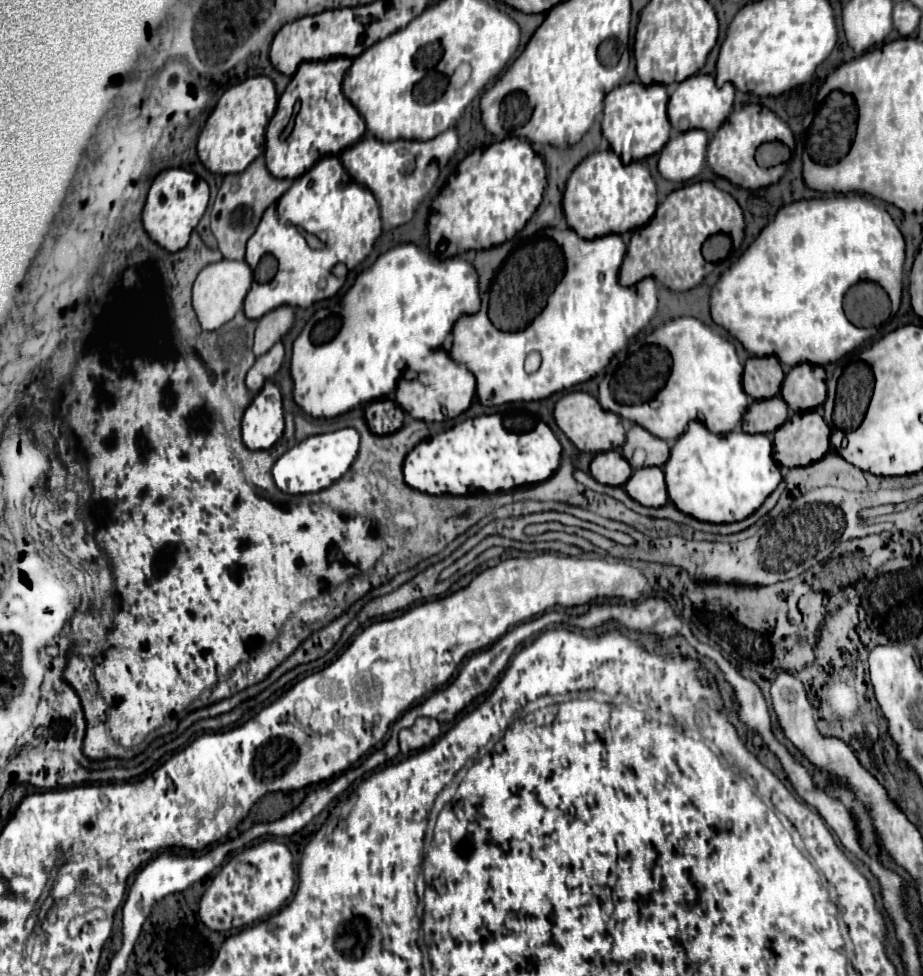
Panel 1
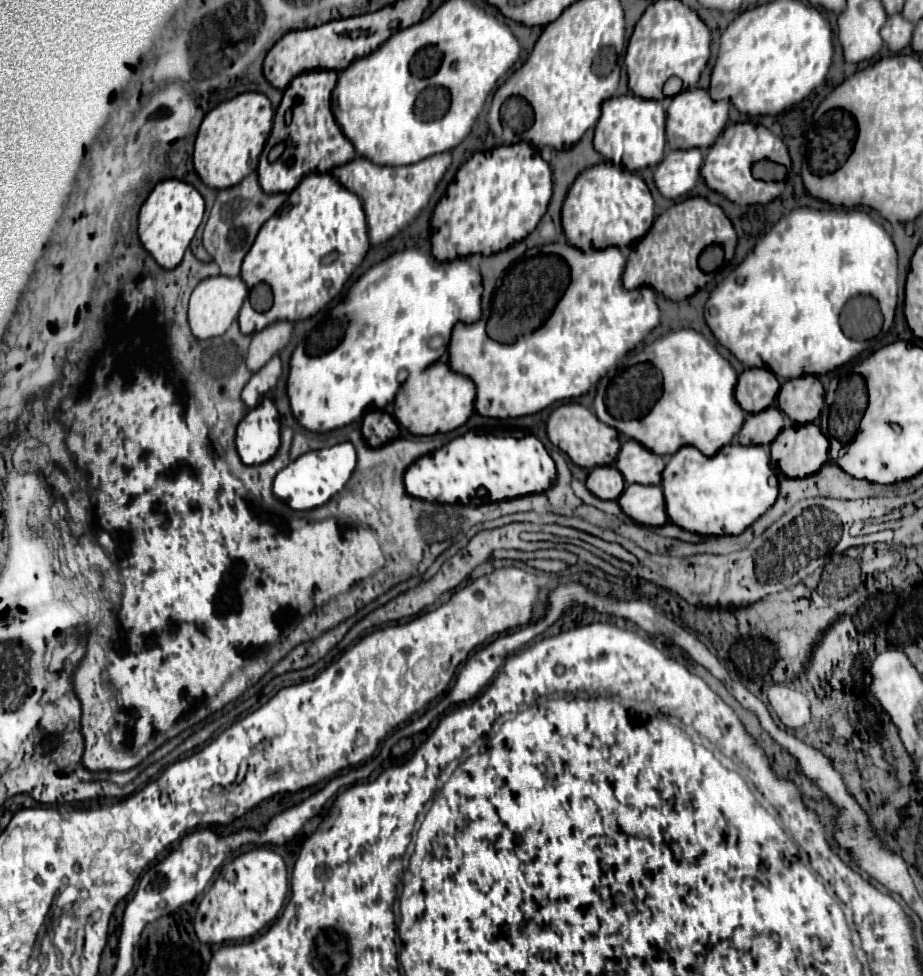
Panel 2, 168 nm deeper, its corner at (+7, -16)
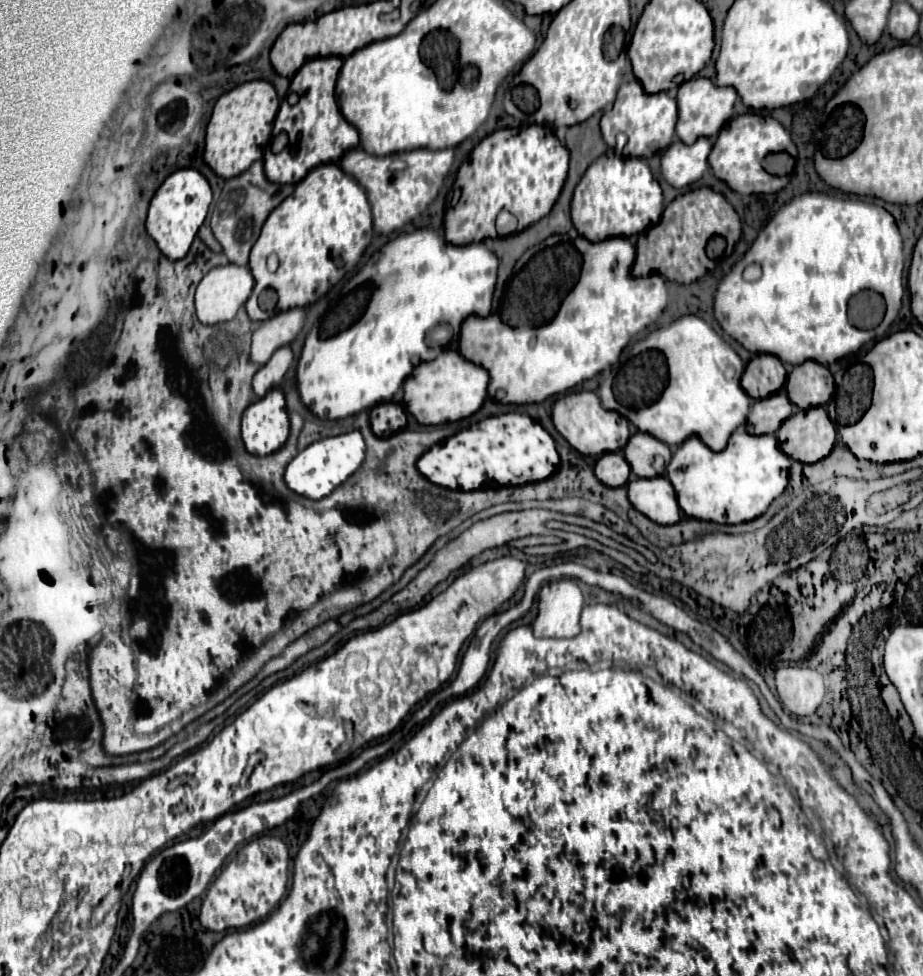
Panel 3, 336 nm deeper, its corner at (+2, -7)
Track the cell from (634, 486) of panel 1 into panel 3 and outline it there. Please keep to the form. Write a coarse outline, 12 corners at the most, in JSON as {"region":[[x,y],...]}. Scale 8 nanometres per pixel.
{"region":[[666,477],[634,479],[630,503],[648,519],[672,525],[682,511]]}

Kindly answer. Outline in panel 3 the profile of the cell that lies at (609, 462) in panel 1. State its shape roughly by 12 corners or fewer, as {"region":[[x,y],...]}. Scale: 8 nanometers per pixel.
{"region":[[604,453],[594,473],[606,487],[624,487],[630,465],[618,453]]}

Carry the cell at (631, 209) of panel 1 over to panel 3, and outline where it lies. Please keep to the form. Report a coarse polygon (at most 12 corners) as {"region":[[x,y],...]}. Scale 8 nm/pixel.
{"region":[[606,153],[582,175],[572,223],[596,243],[658,223],[642,159]]}

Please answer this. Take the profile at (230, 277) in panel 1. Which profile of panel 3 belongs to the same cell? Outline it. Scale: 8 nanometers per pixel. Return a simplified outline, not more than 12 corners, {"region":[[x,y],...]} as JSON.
{"region":[[248,267],[210,269],[196,289],[198,321],[234,319],[252,295]]}

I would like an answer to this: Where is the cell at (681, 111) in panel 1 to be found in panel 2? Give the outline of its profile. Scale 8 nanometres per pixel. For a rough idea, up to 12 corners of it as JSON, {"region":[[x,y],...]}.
{"region":[[707,90],[673,96],[671,150],[709,148],[727,124],[729,100]]}

